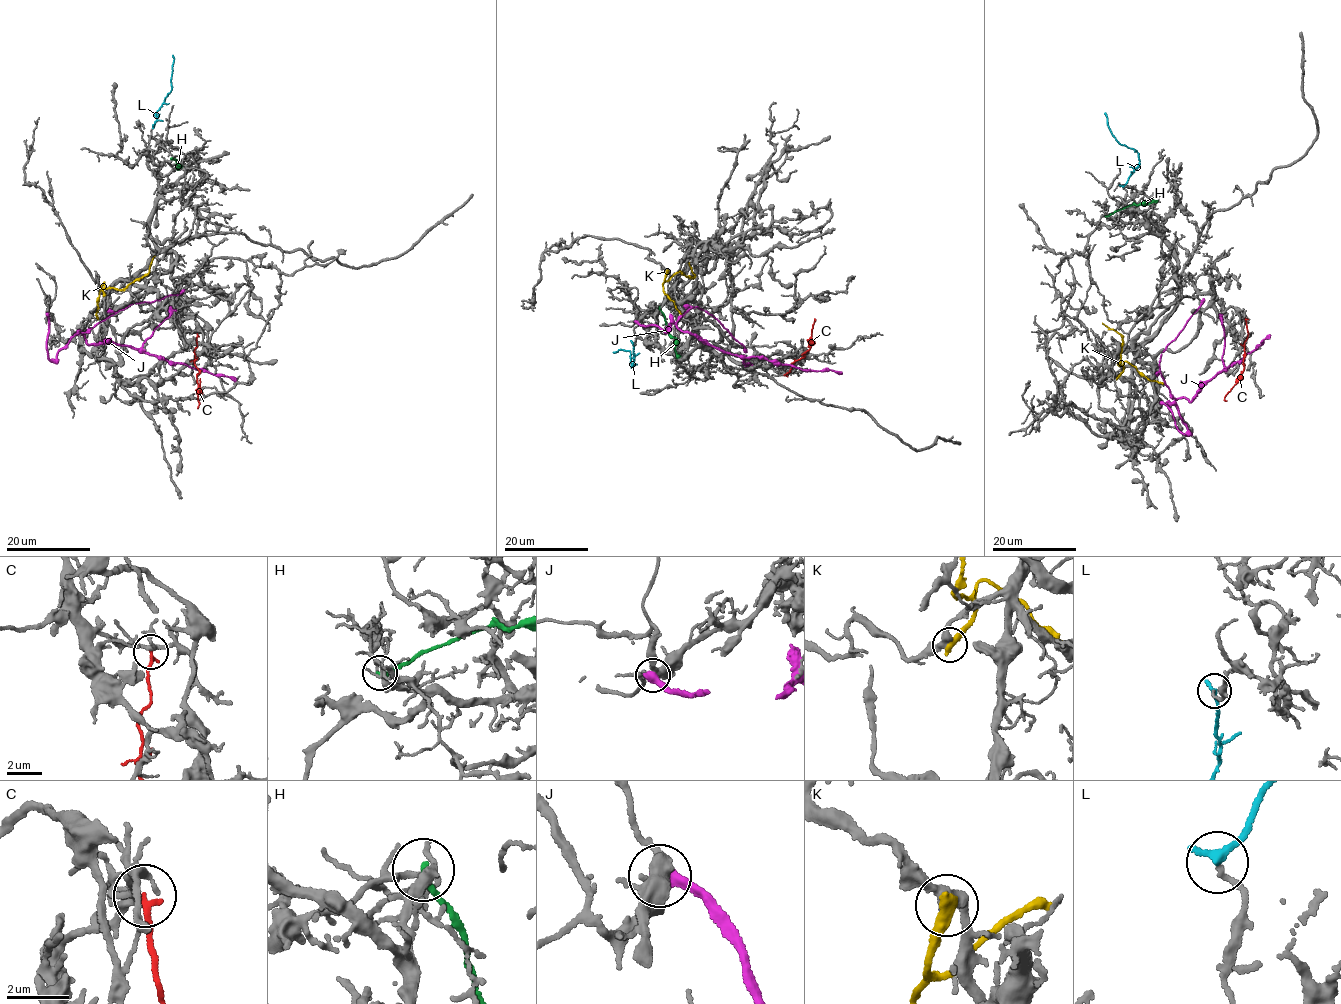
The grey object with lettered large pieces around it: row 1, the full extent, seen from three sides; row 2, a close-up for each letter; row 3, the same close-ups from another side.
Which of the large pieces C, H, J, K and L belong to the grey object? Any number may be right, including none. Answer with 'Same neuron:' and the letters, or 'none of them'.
Same neuron: L

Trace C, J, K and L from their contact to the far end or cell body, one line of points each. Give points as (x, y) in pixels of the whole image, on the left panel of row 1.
C: (197, 334), (194, 365), (199, 371), (197, 375), (200, 393), (197, 409)
J: (47, 314), (46, 348), (50, 360), (79, 332), (87, 344), (133, 347), (236, 379)
K: (104, 294), (103, 289), (122, 290), (149, 273), (154, 256)
L: (152, 128), (158, 110), (171, 87), (172, 55)

